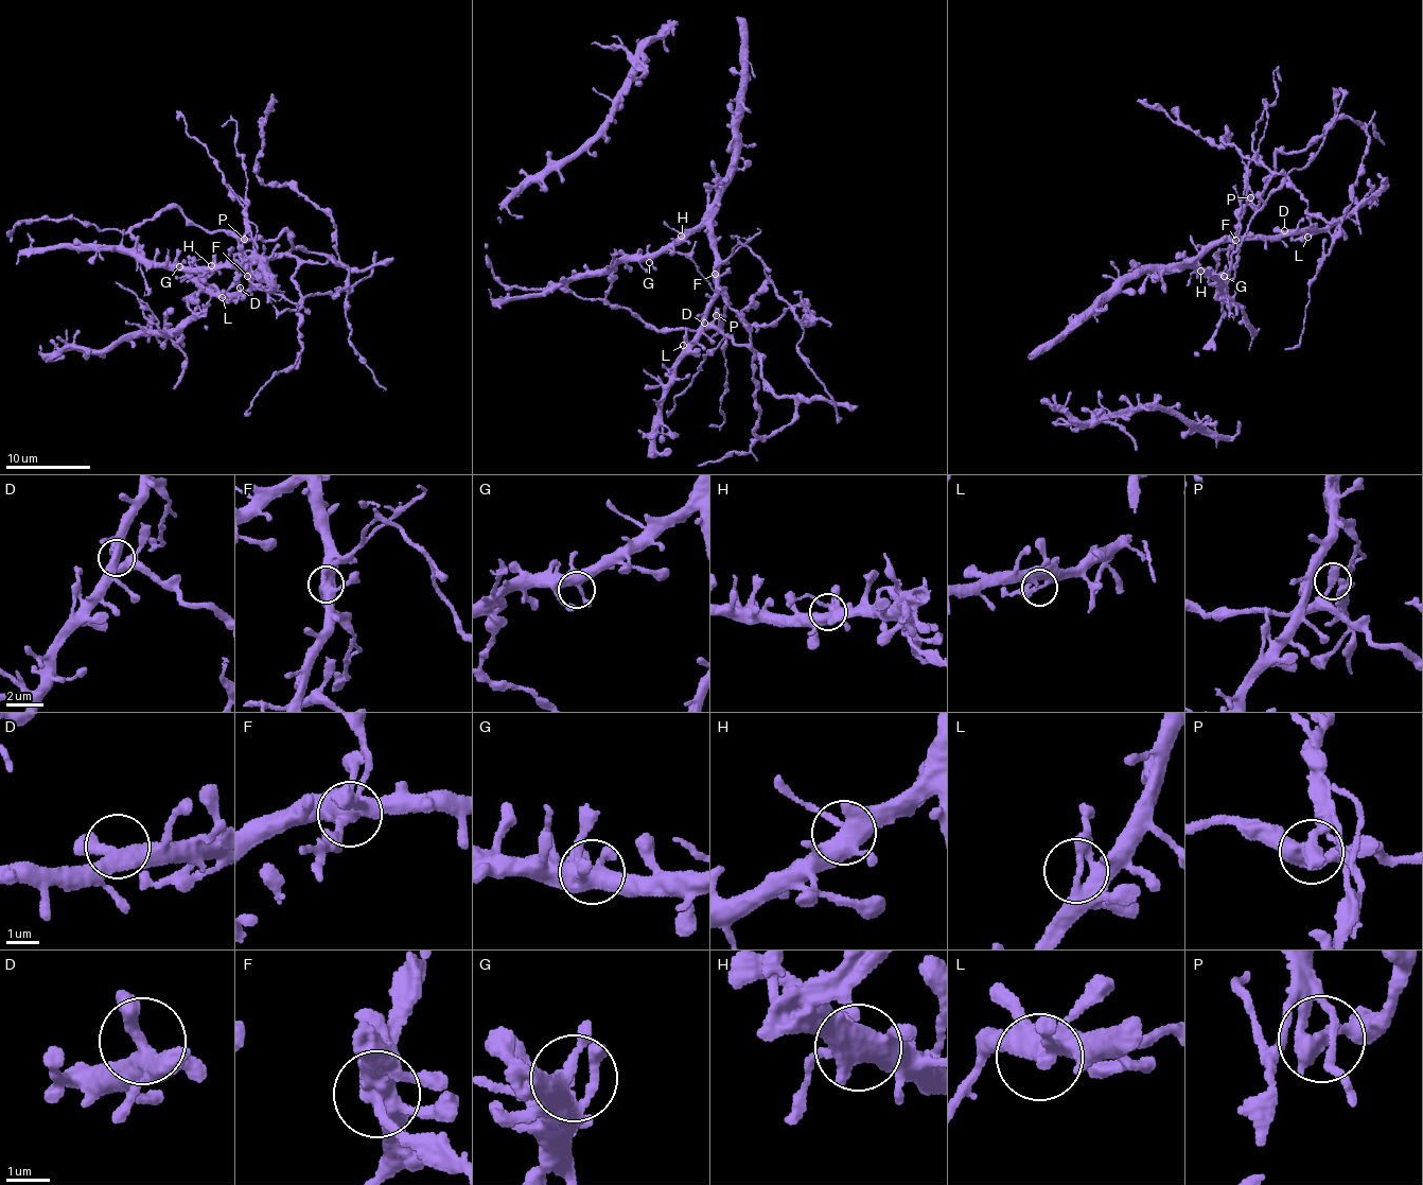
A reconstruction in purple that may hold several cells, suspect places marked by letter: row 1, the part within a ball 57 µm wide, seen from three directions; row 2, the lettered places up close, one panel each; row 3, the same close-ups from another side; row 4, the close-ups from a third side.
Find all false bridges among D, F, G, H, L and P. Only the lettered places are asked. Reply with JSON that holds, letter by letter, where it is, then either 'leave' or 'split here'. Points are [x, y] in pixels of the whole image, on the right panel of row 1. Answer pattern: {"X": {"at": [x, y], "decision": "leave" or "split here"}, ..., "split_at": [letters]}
{"D": {"at": [1284, 230], "decision": "leave"}, "F": {"at": [1235, 240], "decision": "split here"}, "G": {"at": [1224, 276], "decision": "leave"}, "H": {"at": [1200, 271], "decision": "leave"}, "L": {"at": [1307, 237], "decision": "leave"}, "P": {"at": [1250, 197], "decision": "split here"}, "split_at": ["F", "P"]}

